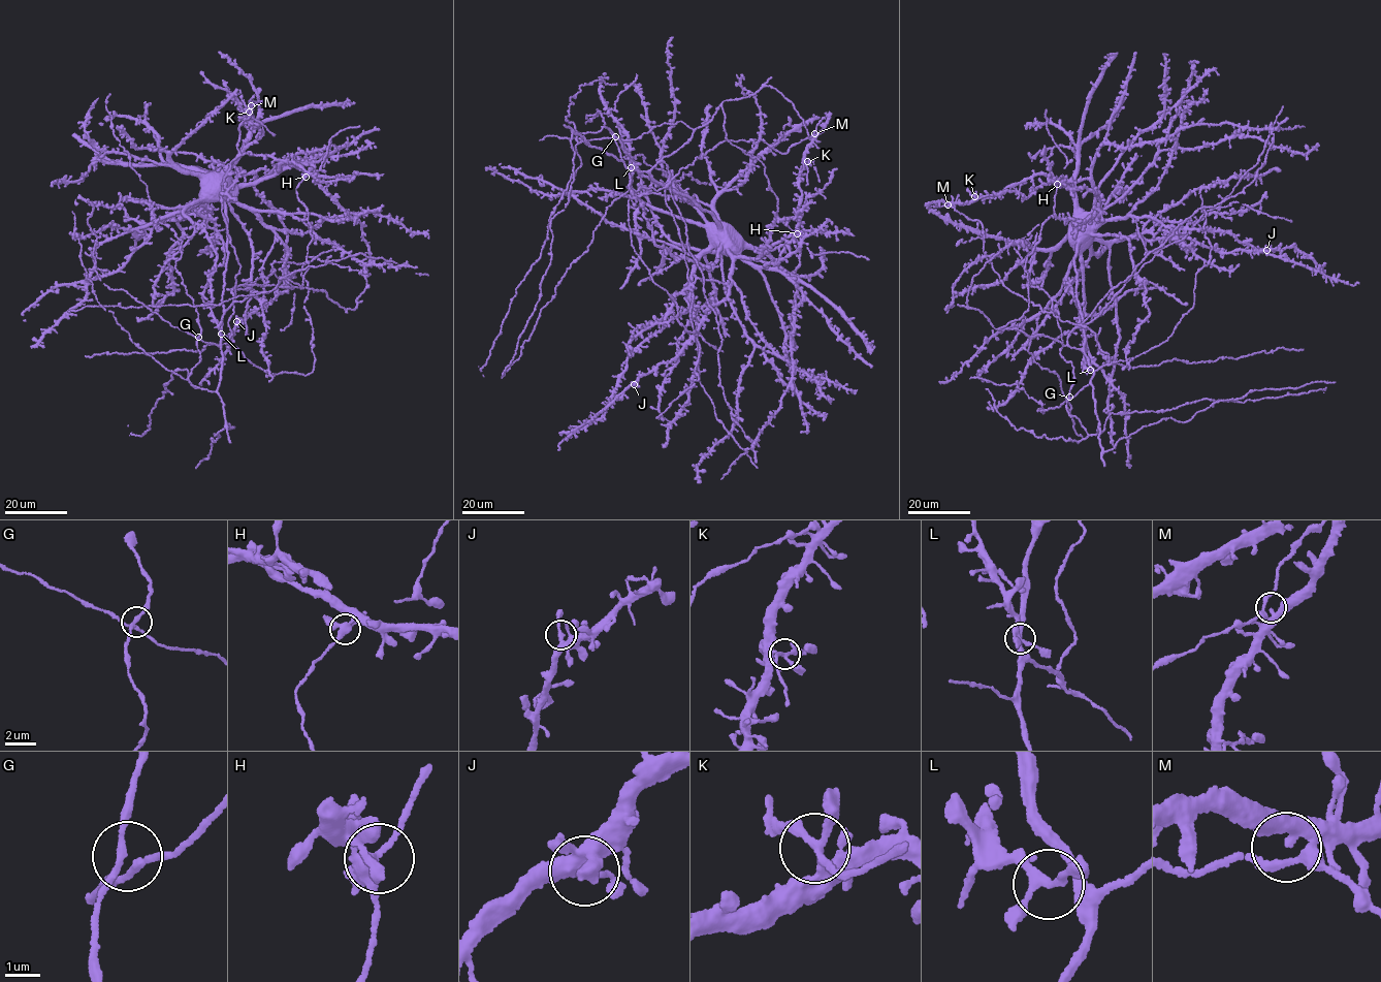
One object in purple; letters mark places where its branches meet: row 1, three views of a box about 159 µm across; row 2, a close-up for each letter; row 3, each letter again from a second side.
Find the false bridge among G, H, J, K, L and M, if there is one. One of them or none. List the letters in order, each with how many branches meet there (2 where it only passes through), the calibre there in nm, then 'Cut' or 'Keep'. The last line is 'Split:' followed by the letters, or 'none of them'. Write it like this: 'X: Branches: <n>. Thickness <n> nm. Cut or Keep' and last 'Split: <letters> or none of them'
G: Branches: 4. Thickness 180 nm. Keep
H: Branches: 4. Thickness 320 nm. Keep
J: Branches: 3. Thickness 200 nm. Keep
K: Branches: 4. Thickness 200 nm. Cut
L: Branches: 4. Thickness 200 nm. Keep
M: Branches: 3. Thickness 240 nm. Keep
Split: K

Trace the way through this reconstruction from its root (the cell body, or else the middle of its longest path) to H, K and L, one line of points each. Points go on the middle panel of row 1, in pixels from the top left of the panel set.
H: (723, 232), (768, 251), (791, 241), (800, 232), (797, 233)
K: (723, 232), (762, 248), (790, 236), (797, 226), (800, 170), (807, 161)
L: (723, 232), (712, 215), (689, 197), (664, 186), (645, 170), (631, 167)

